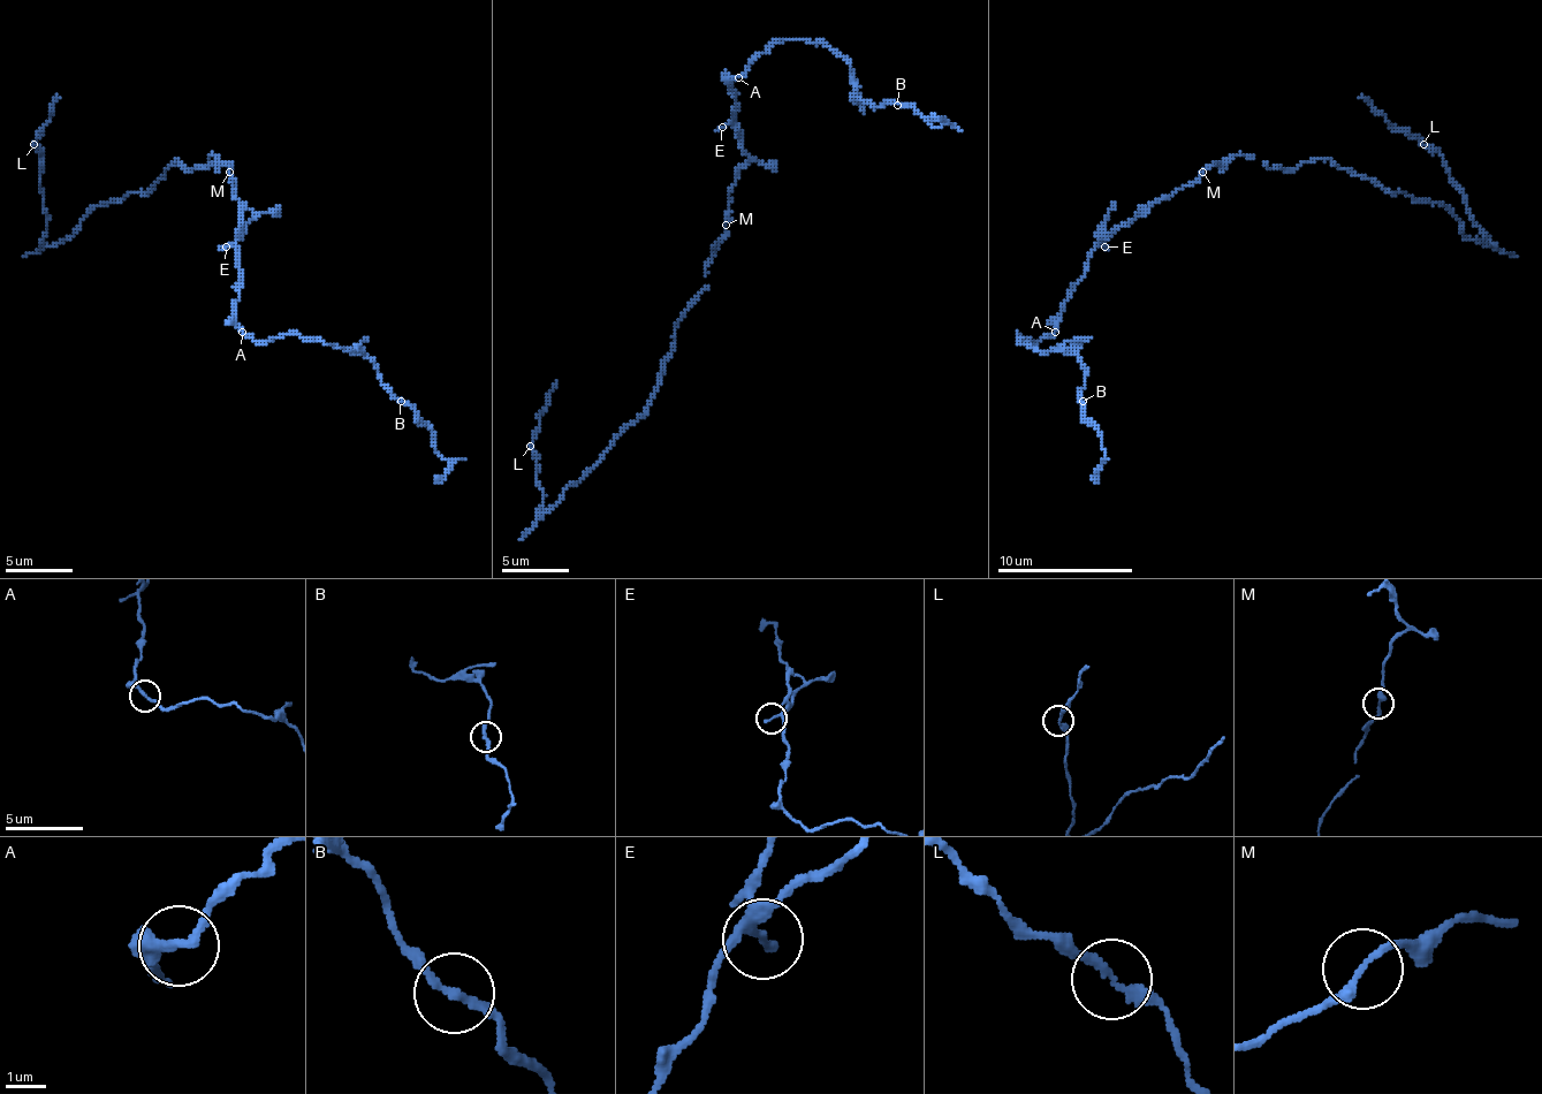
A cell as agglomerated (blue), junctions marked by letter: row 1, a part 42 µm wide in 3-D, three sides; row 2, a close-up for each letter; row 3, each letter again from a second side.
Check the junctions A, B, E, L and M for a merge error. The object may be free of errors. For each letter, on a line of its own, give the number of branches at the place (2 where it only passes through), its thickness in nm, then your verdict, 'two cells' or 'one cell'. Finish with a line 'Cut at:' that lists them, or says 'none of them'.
A: 2 | 220 nm | one cell
B: 2 | 190 nm | one cell
E: 2 | 190 nm | one cell
L: 2 | 220 nm | one cell
M: 2 | 200 nm | one cell
Cut at: none of them

